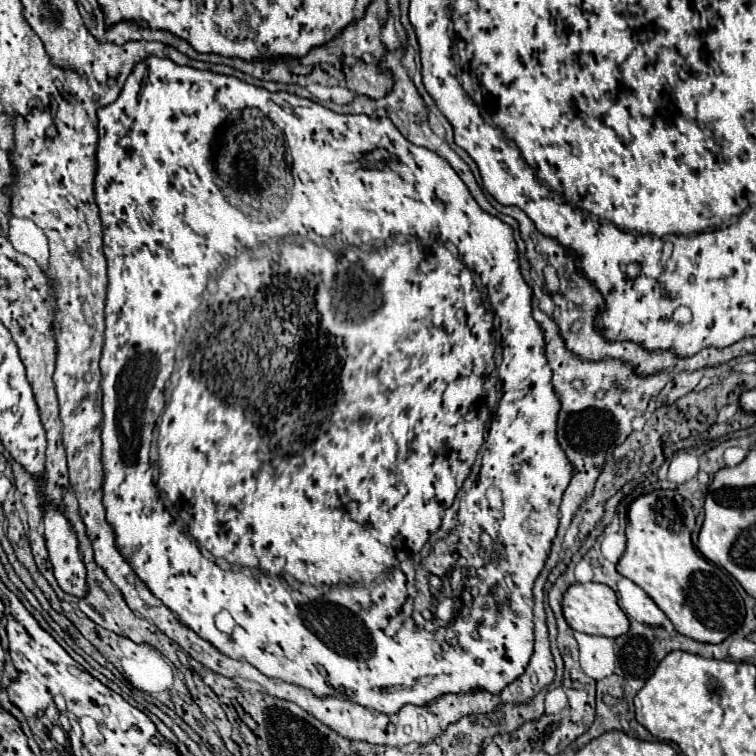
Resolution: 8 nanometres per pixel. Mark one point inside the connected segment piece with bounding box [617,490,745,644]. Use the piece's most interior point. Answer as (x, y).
(700, 598)

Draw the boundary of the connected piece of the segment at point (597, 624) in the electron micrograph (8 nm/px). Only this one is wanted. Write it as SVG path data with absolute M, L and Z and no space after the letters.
M585 582L585 584L569 586L565 590L565 594L563 594L561 606L563 606L563 616L565 616L567 624L573 630L577 630L577 632L617 638L617 636L621 636L621 634L625 634L629 630L629 620L623 614L623 610L619 608L615 592L609 586L605 586L605 584Z

